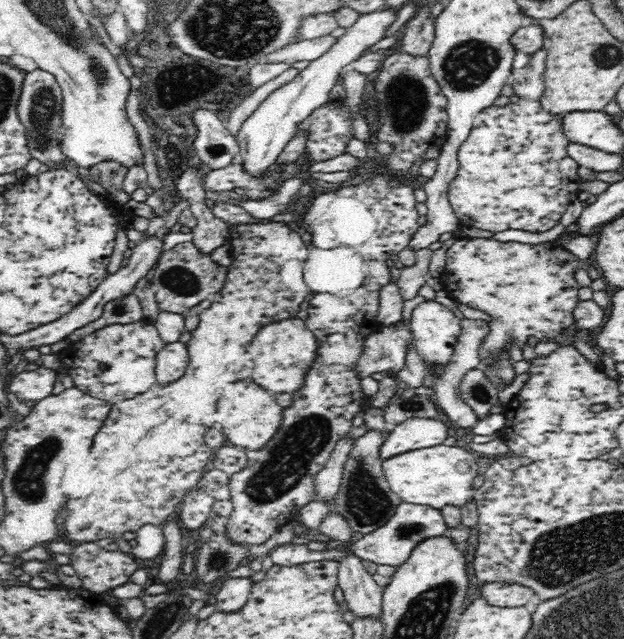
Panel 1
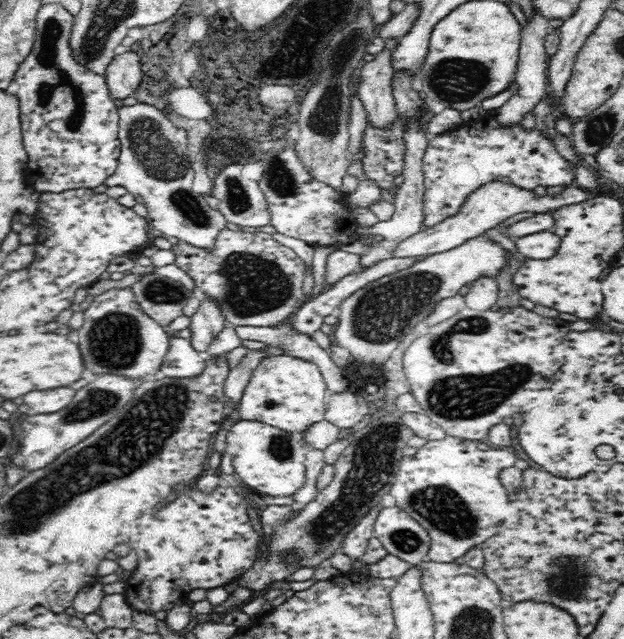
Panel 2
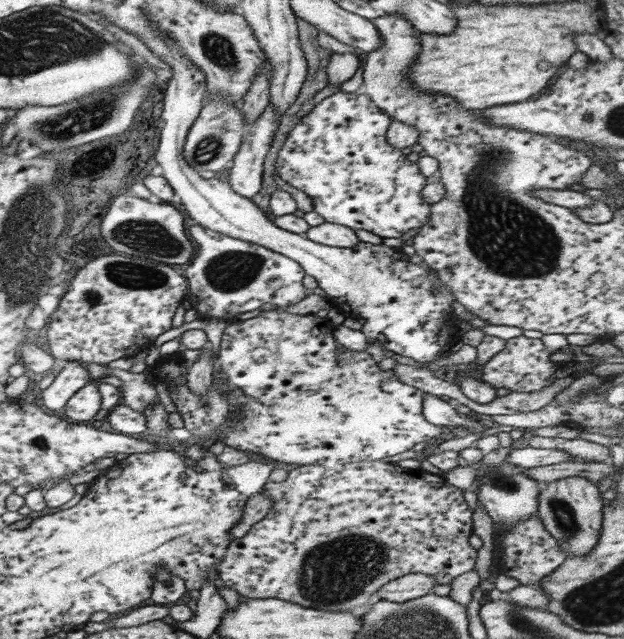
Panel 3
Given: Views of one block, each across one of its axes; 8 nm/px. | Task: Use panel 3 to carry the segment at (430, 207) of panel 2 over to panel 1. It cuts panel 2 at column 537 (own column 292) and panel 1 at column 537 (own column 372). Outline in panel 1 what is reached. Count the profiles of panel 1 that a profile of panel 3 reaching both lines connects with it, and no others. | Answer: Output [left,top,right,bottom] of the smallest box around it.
[447,100,581,235]

